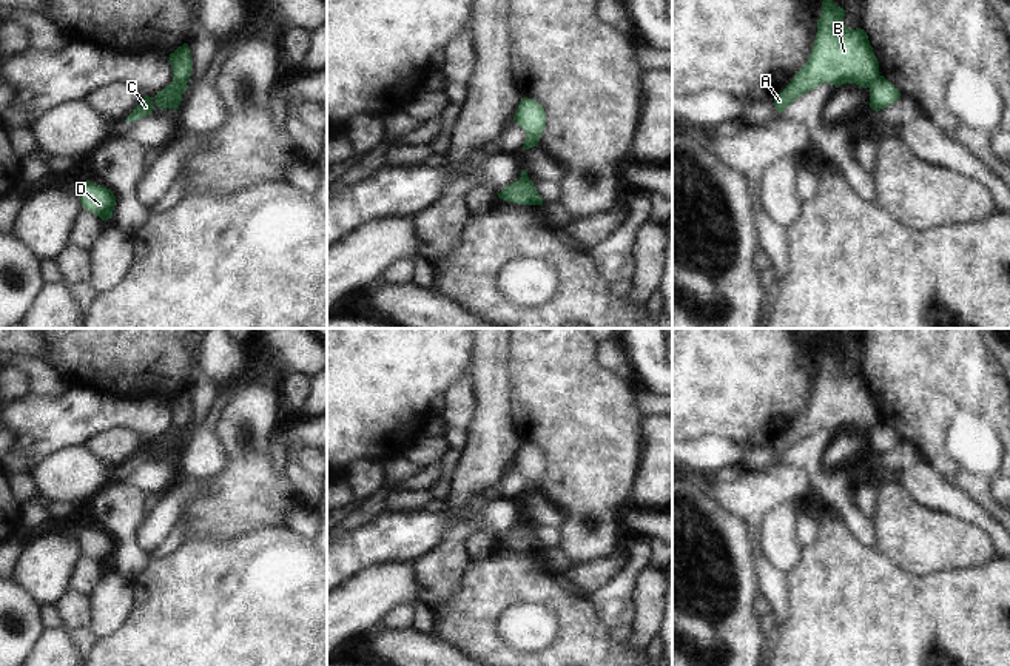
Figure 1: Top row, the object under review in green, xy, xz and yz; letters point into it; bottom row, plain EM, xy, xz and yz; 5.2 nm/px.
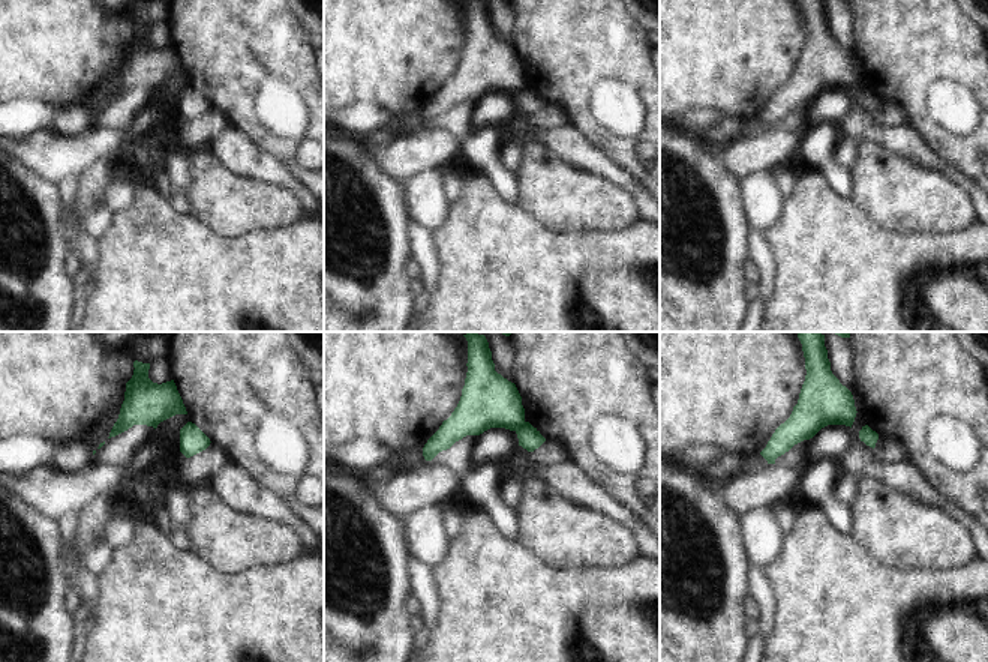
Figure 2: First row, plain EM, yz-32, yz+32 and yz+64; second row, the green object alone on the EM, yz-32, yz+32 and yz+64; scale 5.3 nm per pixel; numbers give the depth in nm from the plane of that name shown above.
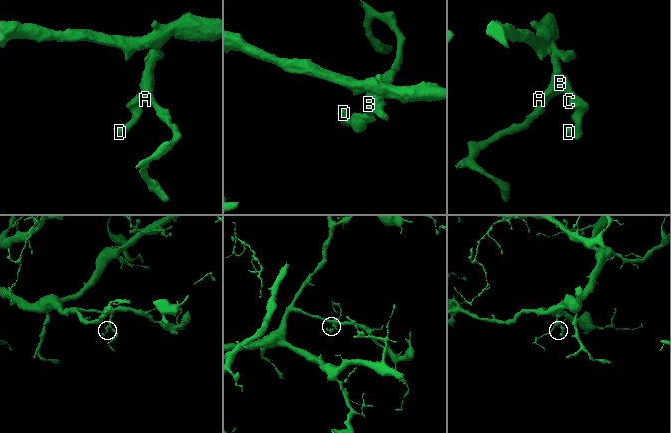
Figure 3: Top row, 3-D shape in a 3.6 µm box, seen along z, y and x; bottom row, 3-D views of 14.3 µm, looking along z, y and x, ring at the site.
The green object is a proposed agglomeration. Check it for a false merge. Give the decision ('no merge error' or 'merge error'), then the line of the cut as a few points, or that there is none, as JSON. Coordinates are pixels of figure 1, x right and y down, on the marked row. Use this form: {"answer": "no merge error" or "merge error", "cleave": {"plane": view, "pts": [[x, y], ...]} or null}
{"answer": "merge error", "cleave": {"plane": "xy", "pts": [[173, 80], [185, 84]]}}

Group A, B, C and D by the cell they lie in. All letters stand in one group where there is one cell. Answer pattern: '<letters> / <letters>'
A B / C D

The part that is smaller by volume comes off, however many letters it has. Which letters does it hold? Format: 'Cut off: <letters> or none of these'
Cut off: C, D

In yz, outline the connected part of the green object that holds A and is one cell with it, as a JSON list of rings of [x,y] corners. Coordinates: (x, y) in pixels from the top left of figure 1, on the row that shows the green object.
[[[833,0],[822,2],[817,35],[808,62],[774,99],[777,113],[822,83],[856,83],[870,88],[879,77],[879,62],[864,29],[843,25],[845,9]]]

